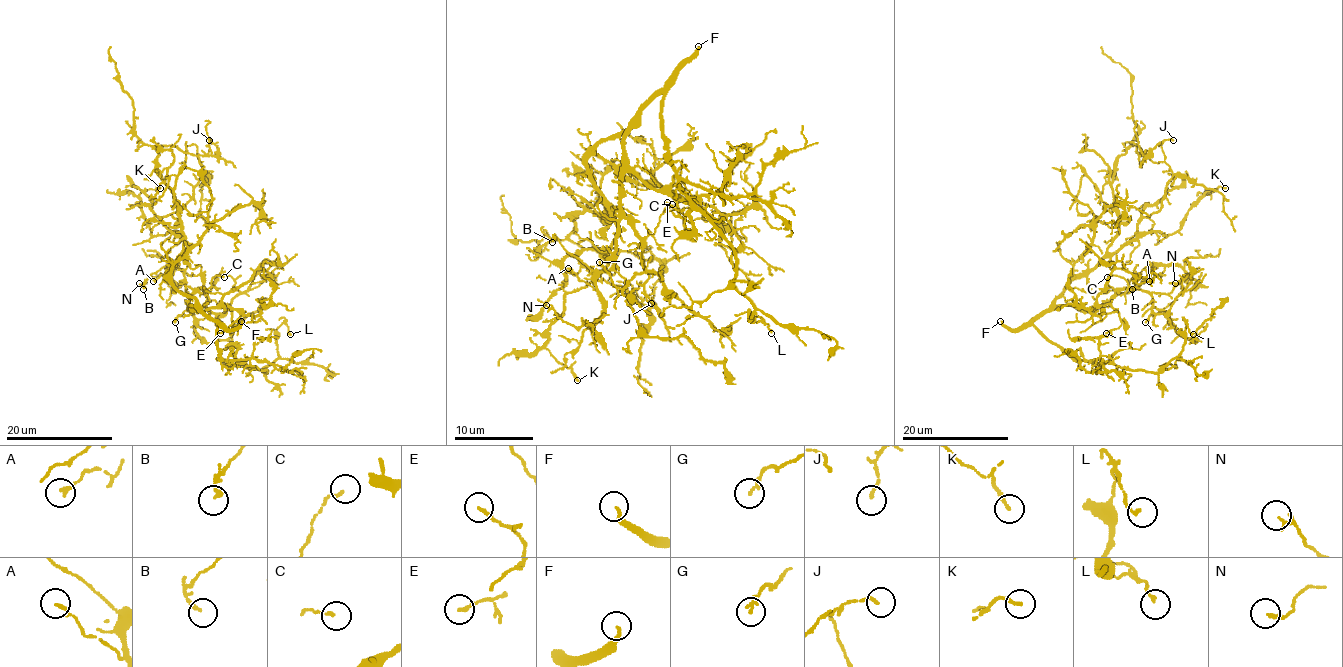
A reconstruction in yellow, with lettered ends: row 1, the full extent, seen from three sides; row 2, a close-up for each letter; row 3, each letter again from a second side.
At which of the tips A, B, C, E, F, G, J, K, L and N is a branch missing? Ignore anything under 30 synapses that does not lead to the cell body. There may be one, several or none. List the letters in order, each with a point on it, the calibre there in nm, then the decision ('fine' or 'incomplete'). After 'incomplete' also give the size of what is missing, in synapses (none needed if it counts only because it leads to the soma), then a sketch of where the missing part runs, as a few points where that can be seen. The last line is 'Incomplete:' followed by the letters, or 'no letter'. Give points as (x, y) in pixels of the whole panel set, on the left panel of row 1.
A: place (153, 281); calibre 170 nm; fine
B: place (143, 289); calibre 180 nm; fine
C: place (224, 277); calibre 130 nm; fine
E: place (220, 333); calibre 170 nm; fine
F: place (241, 321); calibre 240 nm; incomplete; 200 synapses; course (241, 321), (242, 323), (272, 317), (298, 321), (310, 310), (338, 309), (333, 307), (336, 295)
G: place (175, 322); calibre 220 nm; fine
J: place (209, 140); calibre 150 nm; fine
K: place (160, 188); calibre 170 nm; fine
L: place (290, 334); calibre 160 nm; fine
N: place (139, 283); calibre 190 nm; fine
Incomplete: F

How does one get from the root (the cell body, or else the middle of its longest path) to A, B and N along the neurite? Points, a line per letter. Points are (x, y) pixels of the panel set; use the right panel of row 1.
A: (1064, 290), (1056, 305), (1099, 309), (1132, 291), (1153, 266), (1163, 266), (1161, 275), (1149, 281)
B: (1064, 290), (1056, 305), (1099, 309), (1132, 291), (1151, 265), (1129, 281), (1132, 289)
N: (1064, 290), (1056, 305), (1099, 309), (1132, 291), (1153, 266), (1176, 265), (1189, 274), (1175, 283)

